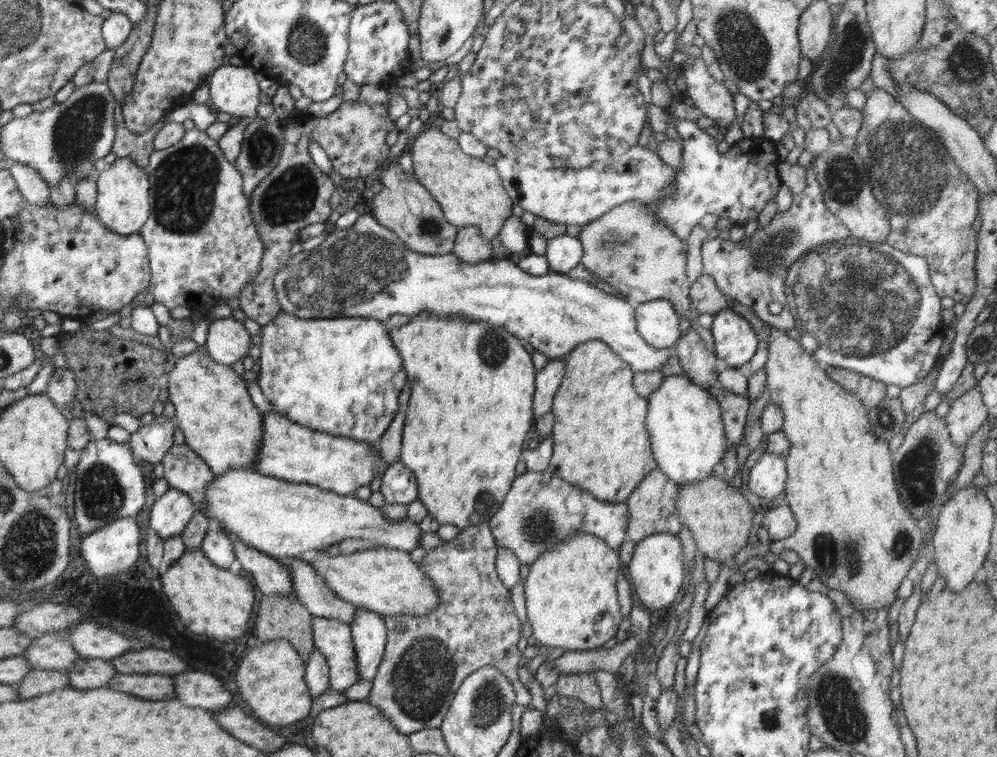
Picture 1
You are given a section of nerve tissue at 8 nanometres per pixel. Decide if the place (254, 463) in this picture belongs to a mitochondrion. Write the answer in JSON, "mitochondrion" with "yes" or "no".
{"mitochondrion":"no"}

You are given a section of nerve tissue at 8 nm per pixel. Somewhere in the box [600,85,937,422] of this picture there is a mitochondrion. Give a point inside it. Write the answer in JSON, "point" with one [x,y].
{"point":[856,303]}

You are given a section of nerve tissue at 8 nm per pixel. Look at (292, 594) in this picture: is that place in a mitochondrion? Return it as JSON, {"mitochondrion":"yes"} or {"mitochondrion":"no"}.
{"mitochondrion":"no"}

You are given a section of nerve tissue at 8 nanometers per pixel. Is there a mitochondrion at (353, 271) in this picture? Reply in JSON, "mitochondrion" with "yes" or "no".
{"mitochondrion":"yes"}

